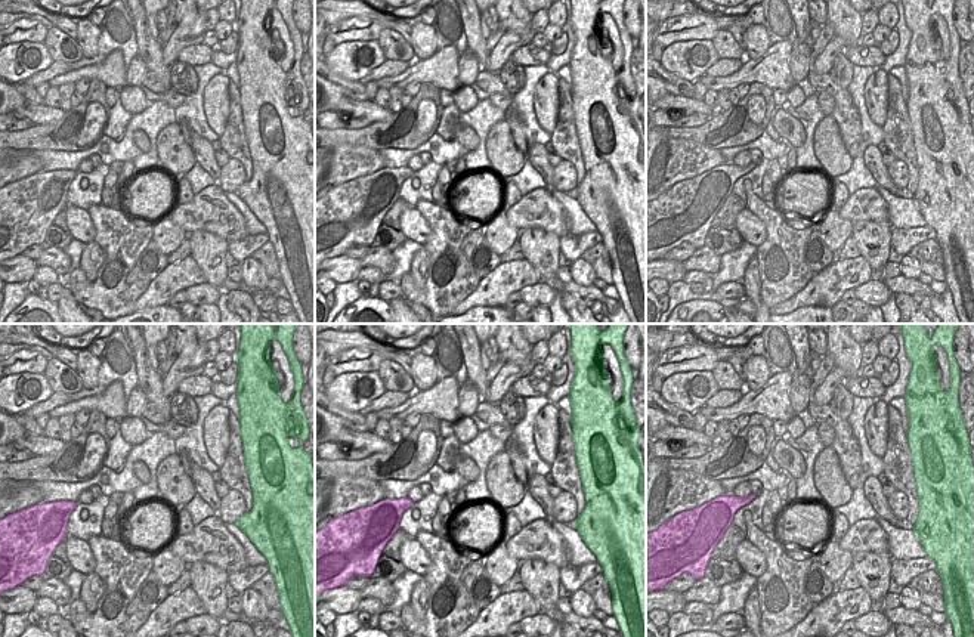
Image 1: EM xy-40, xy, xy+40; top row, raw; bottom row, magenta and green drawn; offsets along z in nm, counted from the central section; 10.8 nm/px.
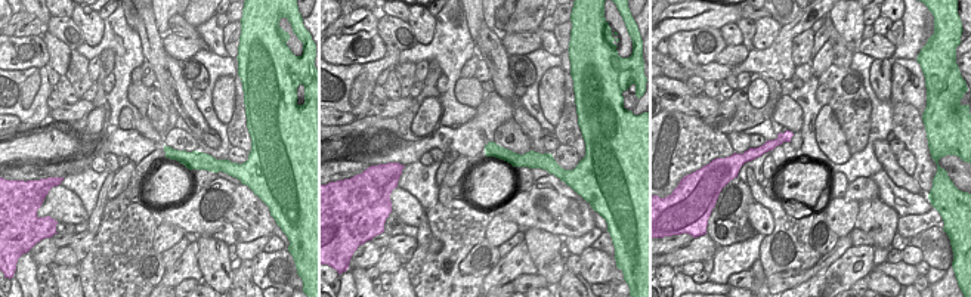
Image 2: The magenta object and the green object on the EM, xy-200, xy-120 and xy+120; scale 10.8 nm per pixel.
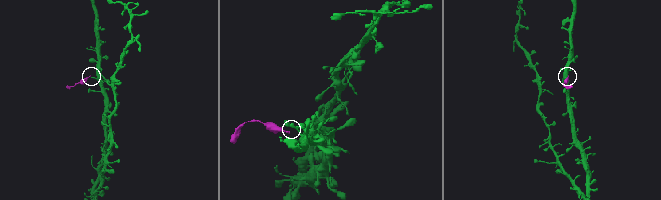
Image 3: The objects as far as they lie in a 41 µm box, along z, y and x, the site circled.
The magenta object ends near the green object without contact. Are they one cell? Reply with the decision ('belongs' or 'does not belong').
does not belong

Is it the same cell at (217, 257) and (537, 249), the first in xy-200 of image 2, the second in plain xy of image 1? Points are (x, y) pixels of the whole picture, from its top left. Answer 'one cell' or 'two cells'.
one cell

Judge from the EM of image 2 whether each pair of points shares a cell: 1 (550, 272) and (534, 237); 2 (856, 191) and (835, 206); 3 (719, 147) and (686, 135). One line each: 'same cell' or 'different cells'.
1: same cell
2: different cells
3: same cell

